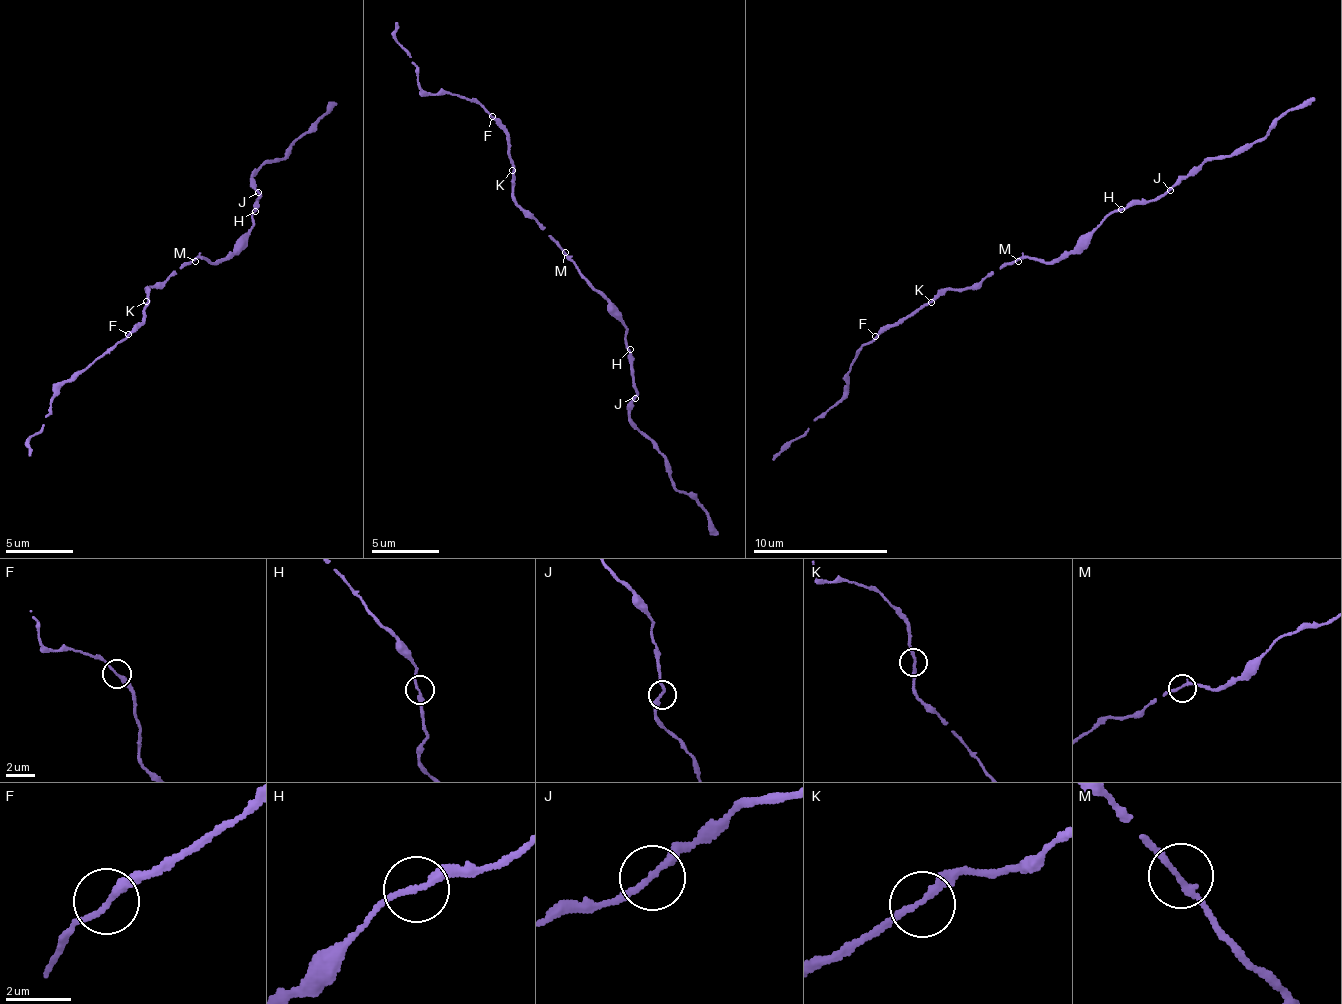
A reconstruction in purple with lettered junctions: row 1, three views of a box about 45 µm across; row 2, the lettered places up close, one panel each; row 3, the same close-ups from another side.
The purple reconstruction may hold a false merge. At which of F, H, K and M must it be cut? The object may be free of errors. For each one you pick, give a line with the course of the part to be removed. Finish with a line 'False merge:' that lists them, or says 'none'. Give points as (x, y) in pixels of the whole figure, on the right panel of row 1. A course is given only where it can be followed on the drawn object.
False merge: none

